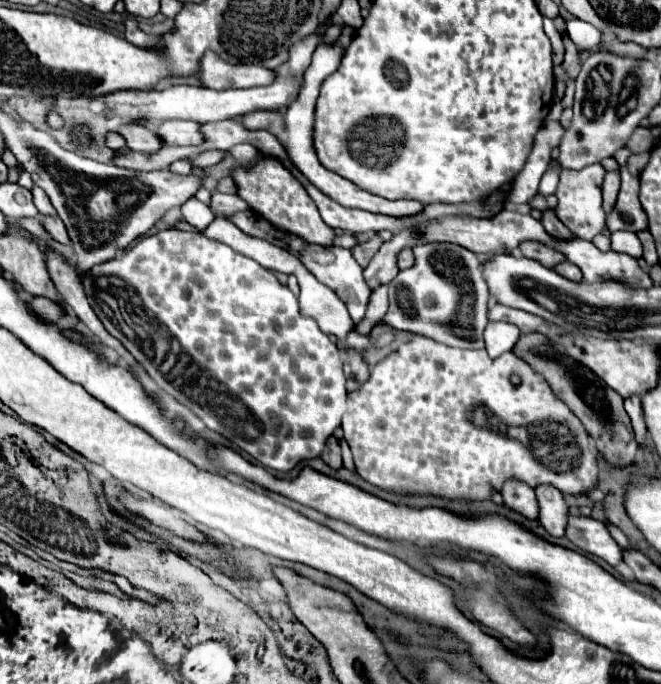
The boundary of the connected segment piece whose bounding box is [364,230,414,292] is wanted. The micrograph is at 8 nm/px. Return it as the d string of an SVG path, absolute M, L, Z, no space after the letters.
M402 230L396 234L390 242L384 242L380 250L374 254L370 264L364 268L364 278L368 282L368 288L374 292L378 286L388 284L396 274L396 256L404 248L414 248L414 236L408 234L408 230Z

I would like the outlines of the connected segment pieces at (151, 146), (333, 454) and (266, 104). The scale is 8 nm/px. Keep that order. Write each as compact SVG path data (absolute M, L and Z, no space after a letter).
M128 122L128 124L122 124L116 132L126 140L126 144L128 144L130 150L150 152L150 150L158 150L158 148L162 148L160 142L156 140L156 134L150 132L148 128L144 128L142 124Z
M332 436L332 438L328 438L328 442L326 442L326 450L322 452L322 456L320 456L330 468L334 468L334 470L338 470L338 468L342 468L342 456L340 456L340 444L338 444L338 440Z
M318 32L306 36L304 40L296 42L288 50L288 60L274 70L276 78L268 86L258 88L230 88L230 90L206 90L202 86L168 86L164 90L152 90L152 92L114 92L110 96L104 96L104 102L110 110L114 110L122 120L138 120L138 118L156 118L156 120L192 120L192 122L216 122L216 120L228 120L238 118L248 112L256 110L286 110L290 106L290 100L298 94L302 86L302 78L306 68L310 66L312 54L316 46L320 44Z

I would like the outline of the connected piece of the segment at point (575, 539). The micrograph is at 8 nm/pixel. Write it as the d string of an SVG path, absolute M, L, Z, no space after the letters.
M572 512L566 538L584 552L606 560L610 566L618 566L618 562L622 562L622 548L610 536L608 528L598 520L582 518Z

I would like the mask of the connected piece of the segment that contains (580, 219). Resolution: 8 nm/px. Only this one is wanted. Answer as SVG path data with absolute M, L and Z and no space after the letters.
M600 164L584 166L582 170L562 170L560 172L560 184L556 190L558 206L554 208L556 216L570 228L570 232L576 238L592 240L596 234L602 232L602 222L606 220L606 212L602 210L602 174L606 170Z

